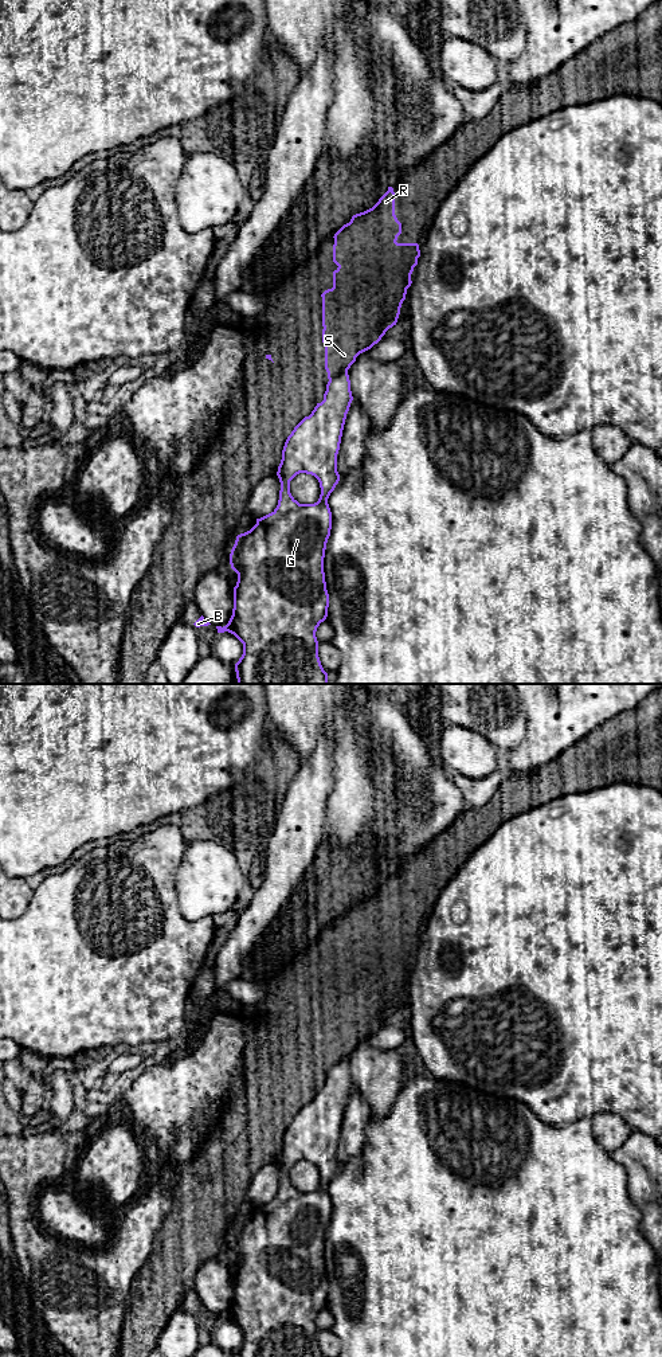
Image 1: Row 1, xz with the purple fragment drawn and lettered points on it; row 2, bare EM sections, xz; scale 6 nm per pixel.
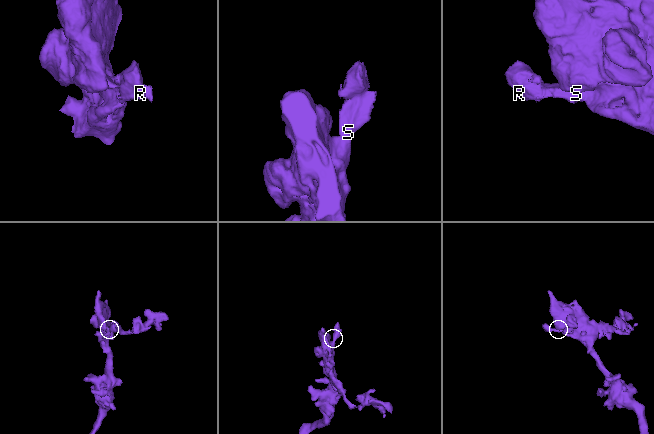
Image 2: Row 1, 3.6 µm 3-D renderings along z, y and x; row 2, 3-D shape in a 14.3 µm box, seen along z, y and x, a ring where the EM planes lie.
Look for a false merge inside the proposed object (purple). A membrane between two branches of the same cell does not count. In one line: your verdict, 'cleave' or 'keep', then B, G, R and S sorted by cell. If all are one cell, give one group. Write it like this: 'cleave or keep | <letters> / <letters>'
cleave | B G / R S

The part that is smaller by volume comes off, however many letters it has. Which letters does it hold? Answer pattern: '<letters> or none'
R, S

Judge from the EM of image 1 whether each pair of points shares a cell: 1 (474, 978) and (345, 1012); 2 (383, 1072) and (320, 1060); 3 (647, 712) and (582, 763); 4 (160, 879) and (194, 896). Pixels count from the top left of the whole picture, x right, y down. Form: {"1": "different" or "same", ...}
{"1": "different", "2": "different", "3": "same", "4": "different"}

